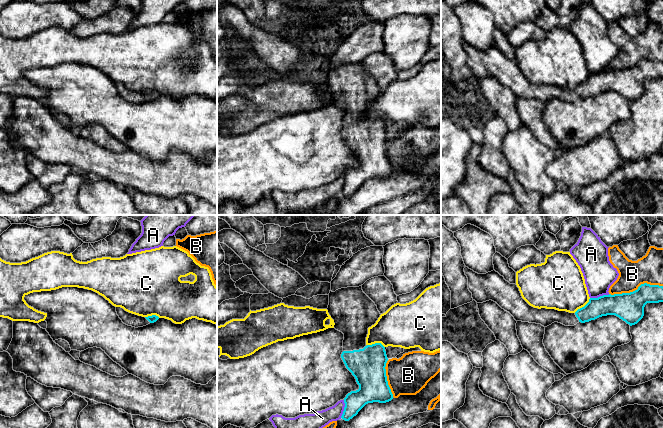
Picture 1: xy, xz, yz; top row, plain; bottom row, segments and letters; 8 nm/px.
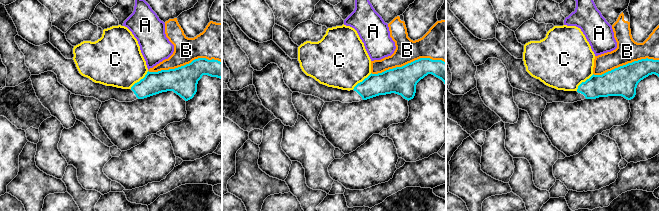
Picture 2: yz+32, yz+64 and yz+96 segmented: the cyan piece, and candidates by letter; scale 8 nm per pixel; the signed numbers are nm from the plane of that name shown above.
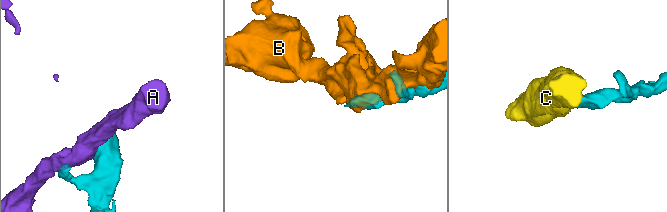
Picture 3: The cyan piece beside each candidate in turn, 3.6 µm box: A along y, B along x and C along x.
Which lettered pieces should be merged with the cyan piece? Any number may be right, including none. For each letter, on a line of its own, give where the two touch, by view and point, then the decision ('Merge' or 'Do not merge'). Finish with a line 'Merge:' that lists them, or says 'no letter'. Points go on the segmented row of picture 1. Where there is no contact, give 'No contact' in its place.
A: Touches cyan at yz (600, 296). Do not merge
B: Touches cyan at yz (635, 290). Do not merge
C: Touches cyan at xz (376, 343). Do not merge
Merge: no letter

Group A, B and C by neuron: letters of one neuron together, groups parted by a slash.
A / B / C

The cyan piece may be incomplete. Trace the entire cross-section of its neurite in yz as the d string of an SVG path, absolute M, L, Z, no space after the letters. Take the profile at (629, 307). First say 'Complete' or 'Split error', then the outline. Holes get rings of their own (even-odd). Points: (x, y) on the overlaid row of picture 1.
Split error. M465 266L465 275L468 278L468 289L472 293L472 298L477 303L489 300L496 302L502 309L509 312L516 321L541 324L544 327L554 322L565 326L574 326L577 323L585 323L602 316L615 315L625 321L630 326L637 324L644 316L644 307L647 303L663 302L663 286L641 284L637 290L630 293L603 295L598 298L590 298L589 302L575 313L558 311L555 309L534 308L530 306L521 296L516 284L510 284L495 270L486 274L478 274Z

